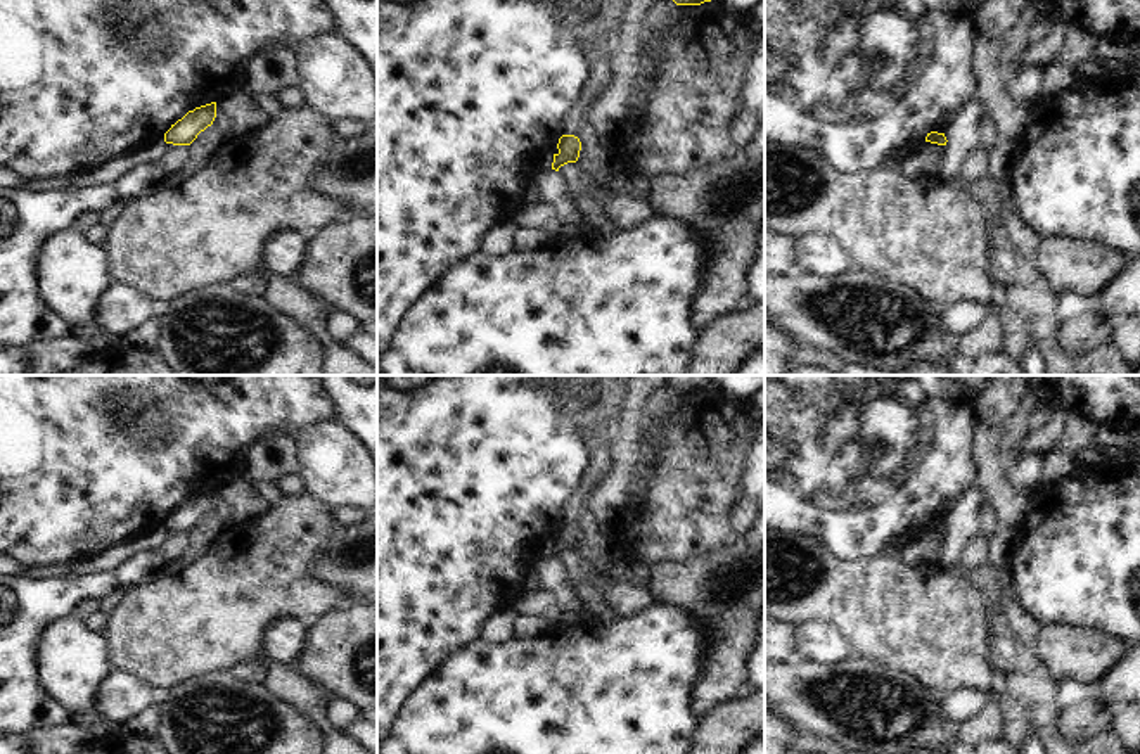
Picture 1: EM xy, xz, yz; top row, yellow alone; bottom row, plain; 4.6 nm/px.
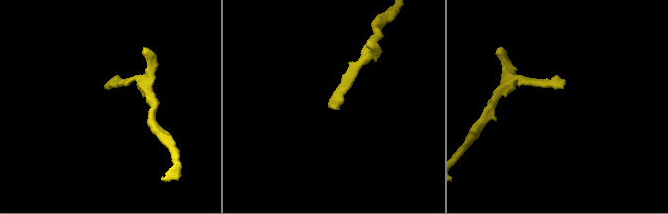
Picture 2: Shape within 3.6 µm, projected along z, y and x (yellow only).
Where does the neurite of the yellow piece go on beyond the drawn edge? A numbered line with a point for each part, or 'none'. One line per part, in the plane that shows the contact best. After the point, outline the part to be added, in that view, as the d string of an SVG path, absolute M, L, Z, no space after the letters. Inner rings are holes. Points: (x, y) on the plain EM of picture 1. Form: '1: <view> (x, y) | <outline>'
none

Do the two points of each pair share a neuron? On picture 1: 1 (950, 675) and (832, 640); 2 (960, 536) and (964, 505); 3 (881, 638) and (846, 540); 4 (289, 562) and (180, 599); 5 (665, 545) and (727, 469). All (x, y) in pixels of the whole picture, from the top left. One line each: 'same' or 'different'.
1: different
2: same
3: different
4: same
5: same

